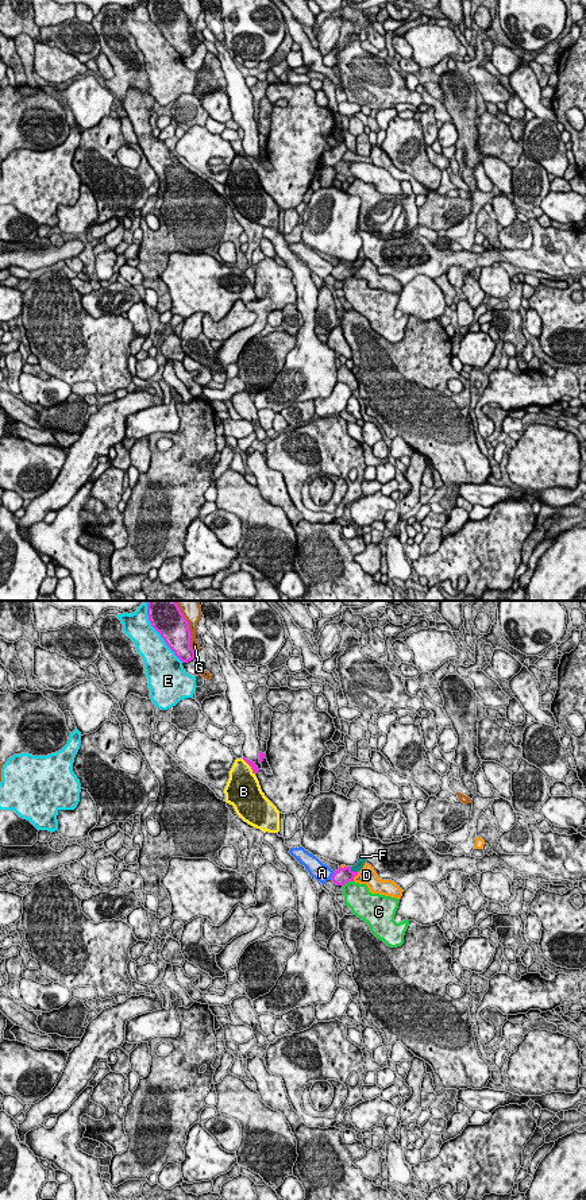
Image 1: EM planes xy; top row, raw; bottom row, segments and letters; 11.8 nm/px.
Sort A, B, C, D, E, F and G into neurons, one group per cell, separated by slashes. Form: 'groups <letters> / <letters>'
groups A / B / C / D / E / F / G

